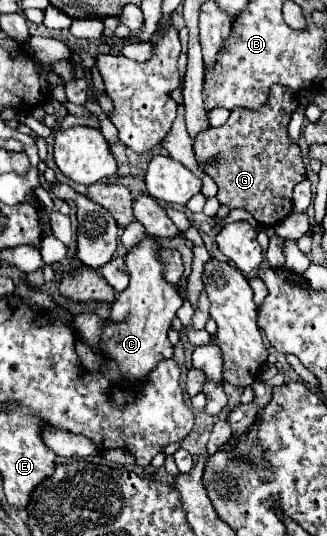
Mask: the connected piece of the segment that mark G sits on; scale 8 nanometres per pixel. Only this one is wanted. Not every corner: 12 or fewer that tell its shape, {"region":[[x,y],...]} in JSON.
{"region":[[273,85],[193,151],[217,199],[273,227],[307,177],[287,125],[297,95]]}

